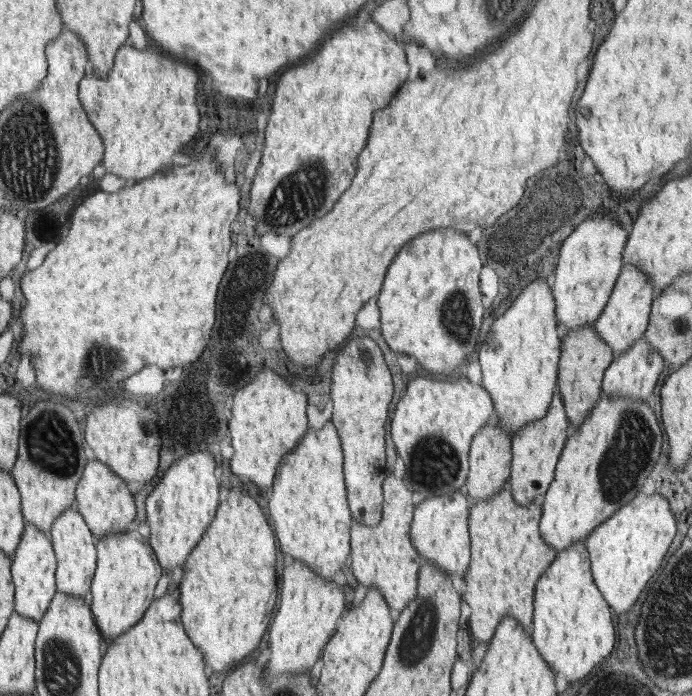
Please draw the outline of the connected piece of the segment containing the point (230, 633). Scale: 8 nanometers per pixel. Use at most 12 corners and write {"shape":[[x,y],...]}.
{"shape":[[230,490],[182,566],[187,635],[223,676],[278,596],[276,538]]}

